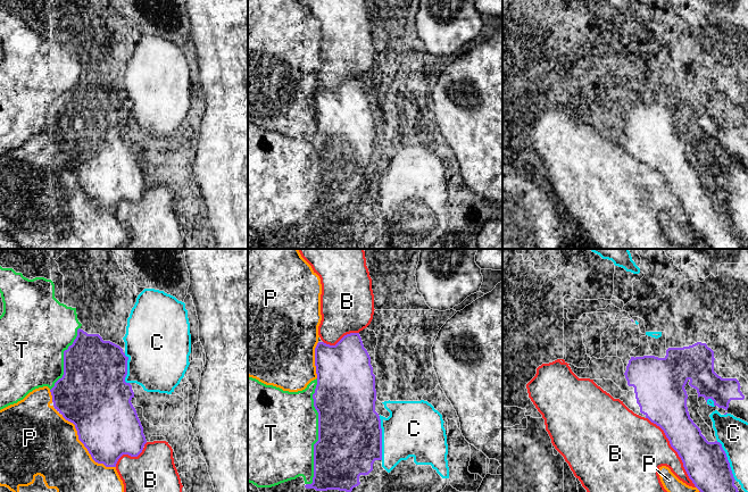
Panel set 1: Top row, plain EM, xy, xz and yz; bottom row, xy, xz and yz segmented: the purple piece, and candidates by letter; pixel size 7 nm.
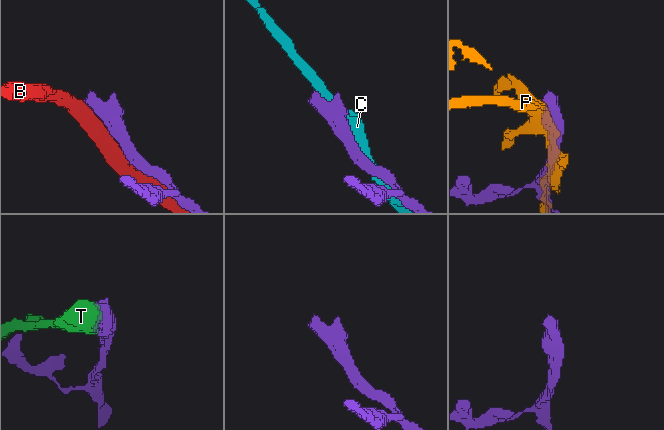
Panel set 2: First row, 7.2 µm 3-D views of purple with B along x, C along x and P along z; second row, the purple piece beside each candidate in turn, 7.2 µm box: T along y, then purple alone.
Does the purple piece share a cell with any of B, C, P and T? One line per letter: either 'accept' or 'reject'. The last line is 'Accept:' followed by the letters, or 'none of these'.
B: reject
C: reject
P: reject
T: reject
Accept: none of these

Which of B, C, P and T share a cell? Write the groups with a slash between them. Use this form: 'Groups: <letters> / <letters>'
Groups: B / C / P / T

